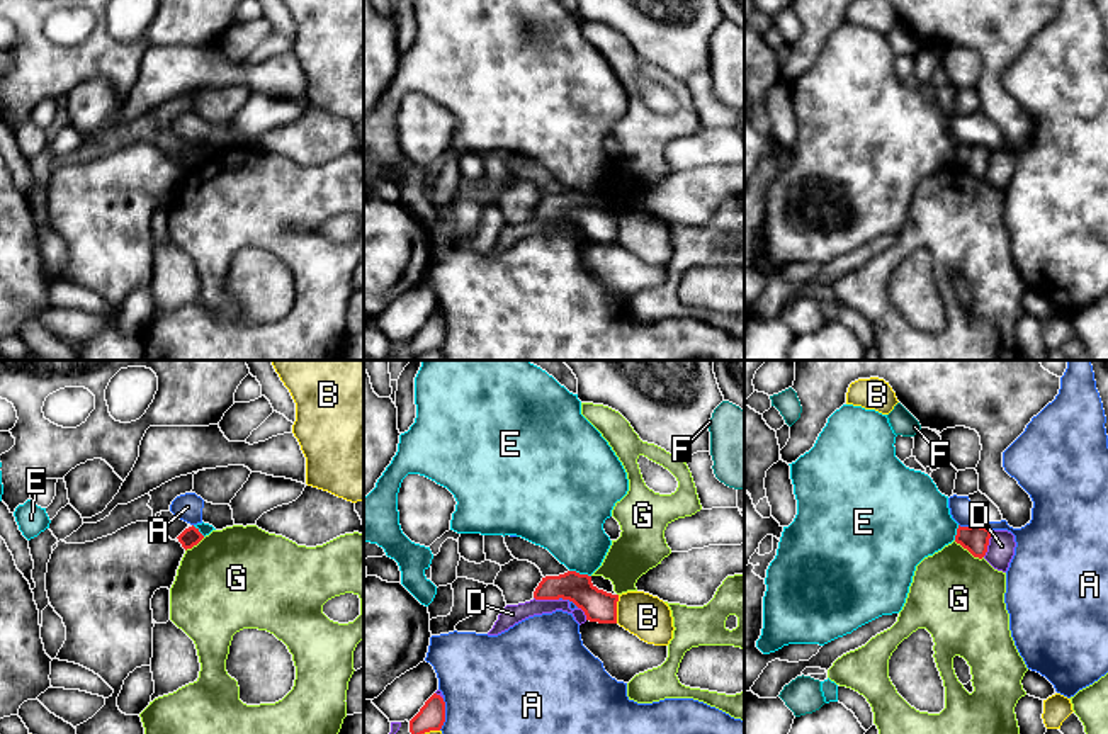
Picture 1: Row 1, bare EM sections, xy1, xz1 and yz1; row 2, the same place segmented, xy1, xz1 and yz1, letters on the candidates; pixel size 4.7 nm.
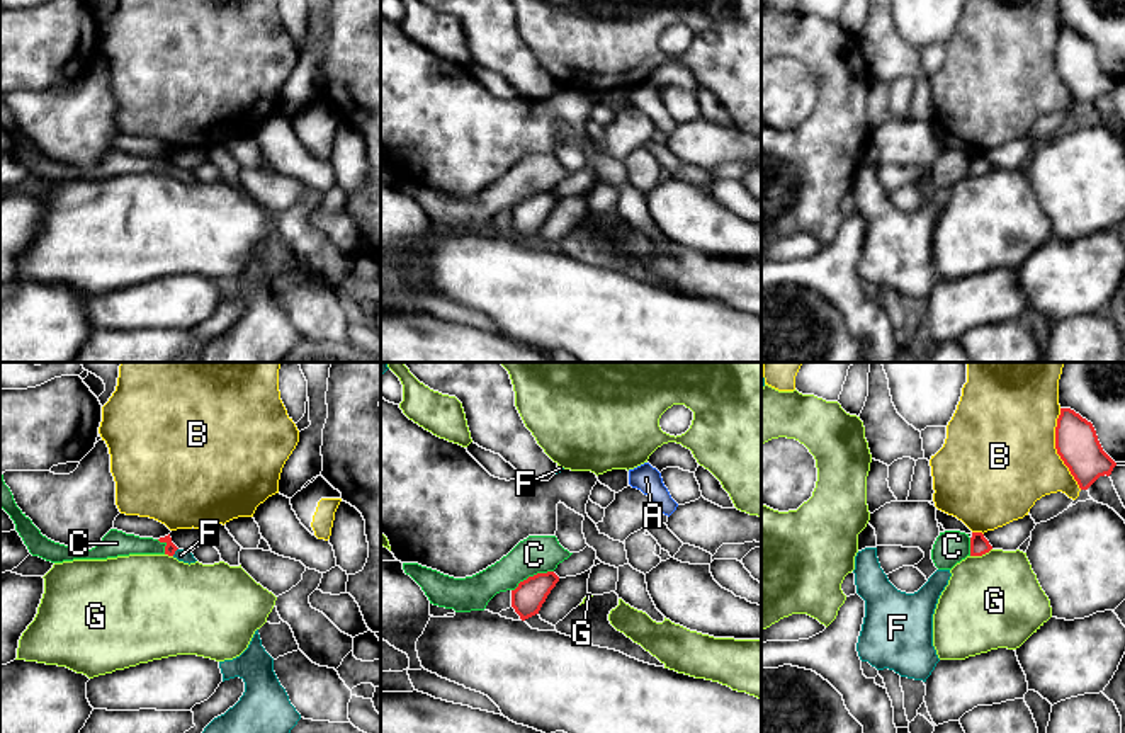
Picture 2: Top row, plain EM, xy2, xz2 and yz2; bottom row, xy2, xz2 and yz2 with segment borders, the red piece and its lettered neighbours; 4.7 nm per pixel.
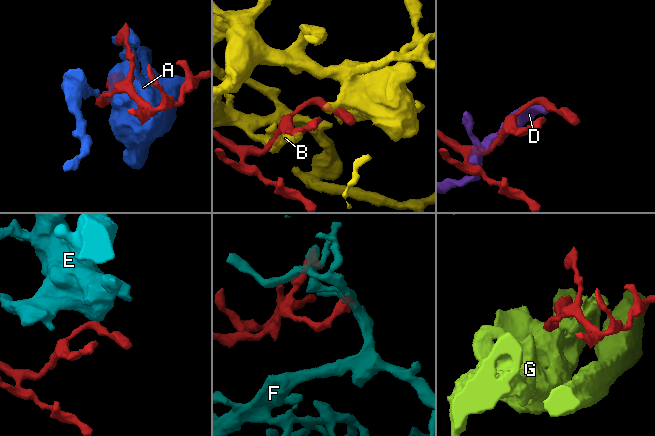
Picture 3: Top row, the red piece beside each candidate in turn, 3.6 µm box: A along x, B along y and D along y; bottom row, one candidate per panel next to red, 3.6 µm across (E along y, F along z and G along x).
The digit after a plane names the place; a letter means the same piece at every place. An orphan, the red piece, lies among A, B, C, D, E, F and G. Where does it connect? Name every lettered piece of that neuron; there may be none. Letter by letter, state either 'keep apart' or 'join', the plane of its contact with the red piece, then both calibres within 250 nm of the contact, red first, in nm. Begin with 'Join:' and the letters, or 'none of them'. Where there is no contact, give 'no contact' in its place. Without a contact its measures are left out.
Join: F
A: keep apart; meets red in yz1; 130 nm thick on the red side, 120 nm on the other
B: keep apart; meets red in yz2; 200 nm thick on the red side, 500 nm on the other
C: keep apart; meets red in xz2; 150 nm thick on the red side, 180 nm on the other
D: keep apart; meets red in yz1; 130 nm thick on the red side, 130 nm on the other
E: keep apart; meets red in xz1; 150 nm thick on the red side, 320 nm on the other
F: join; meets red in xy2; 60 nm thick on the red side, 60 nm on the other
G: keep apart; meets red in yz1; 130 nm thick on the red side, 420 nm on the other

